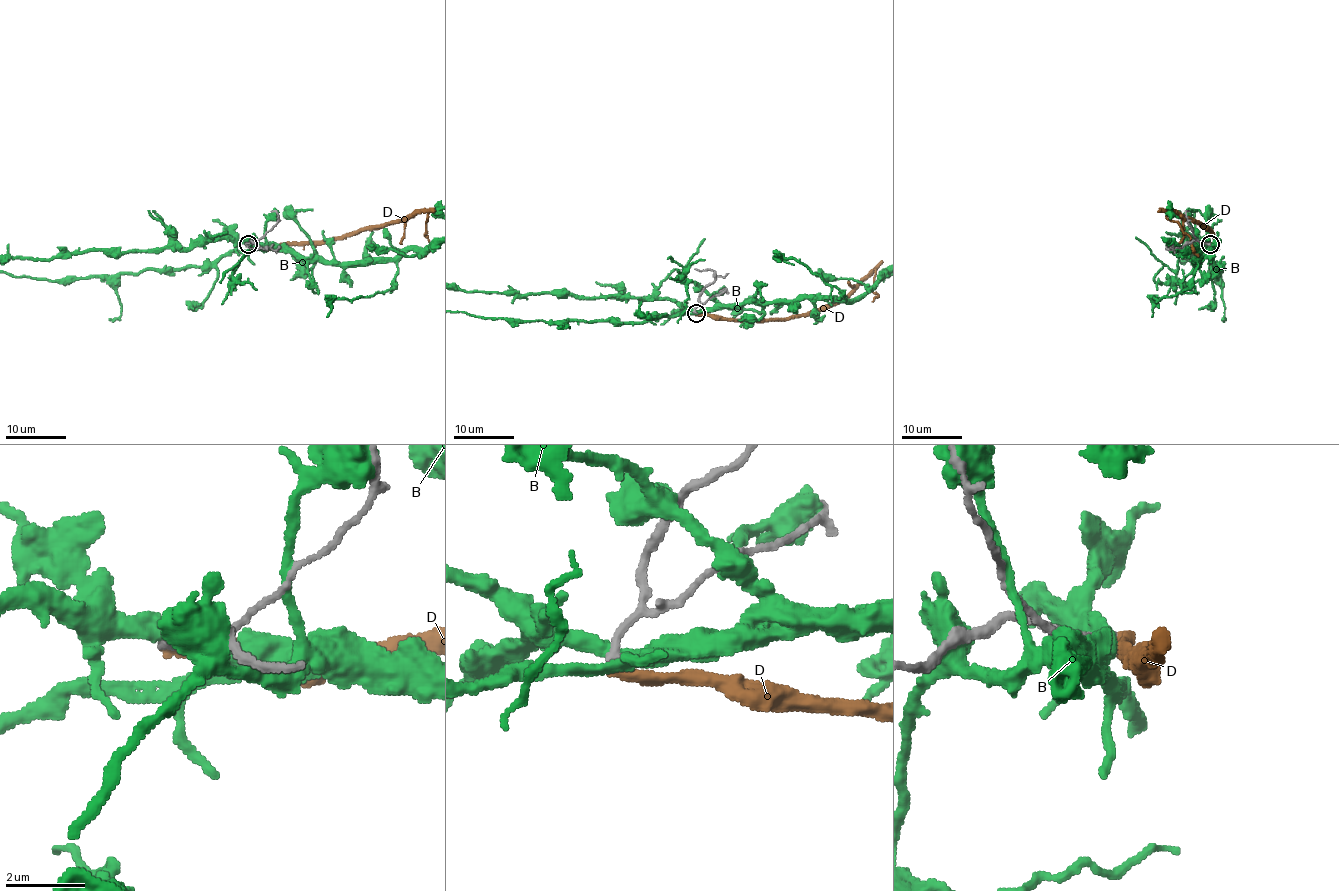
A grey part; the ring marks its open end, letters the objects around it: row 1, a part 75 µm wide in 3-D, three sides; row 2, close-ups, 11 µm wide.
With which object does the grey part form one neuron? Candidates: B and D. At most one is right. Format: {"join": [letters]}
{"join": ["D"]}

